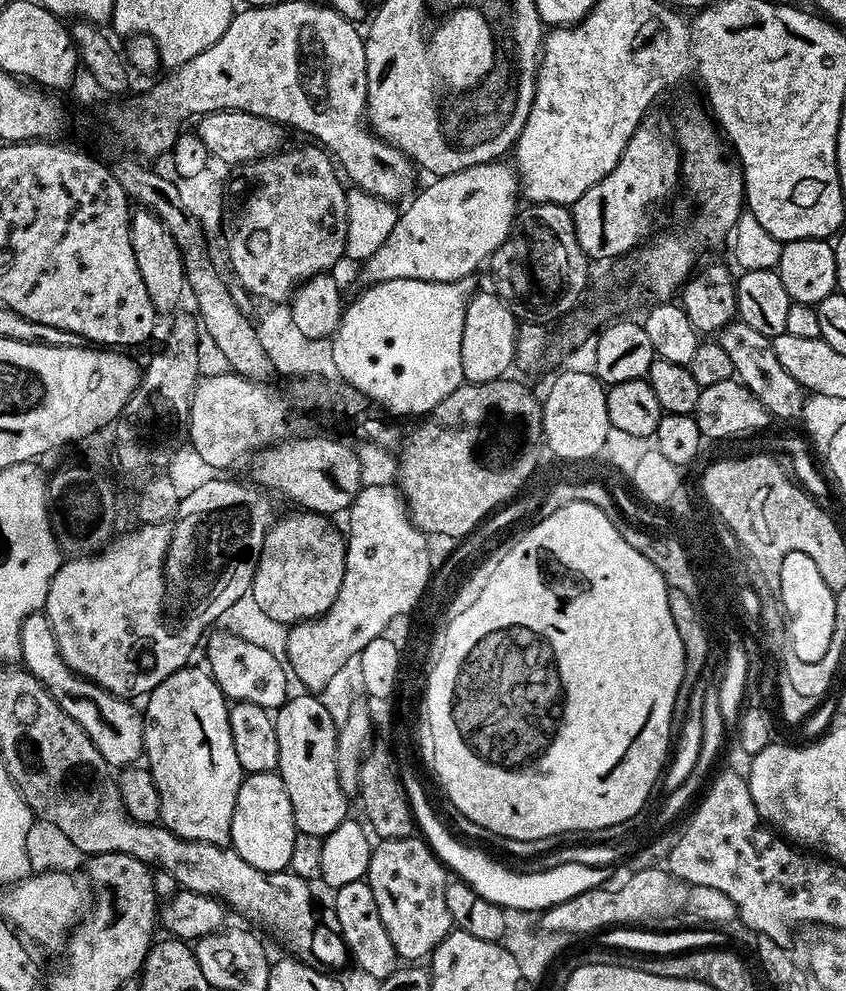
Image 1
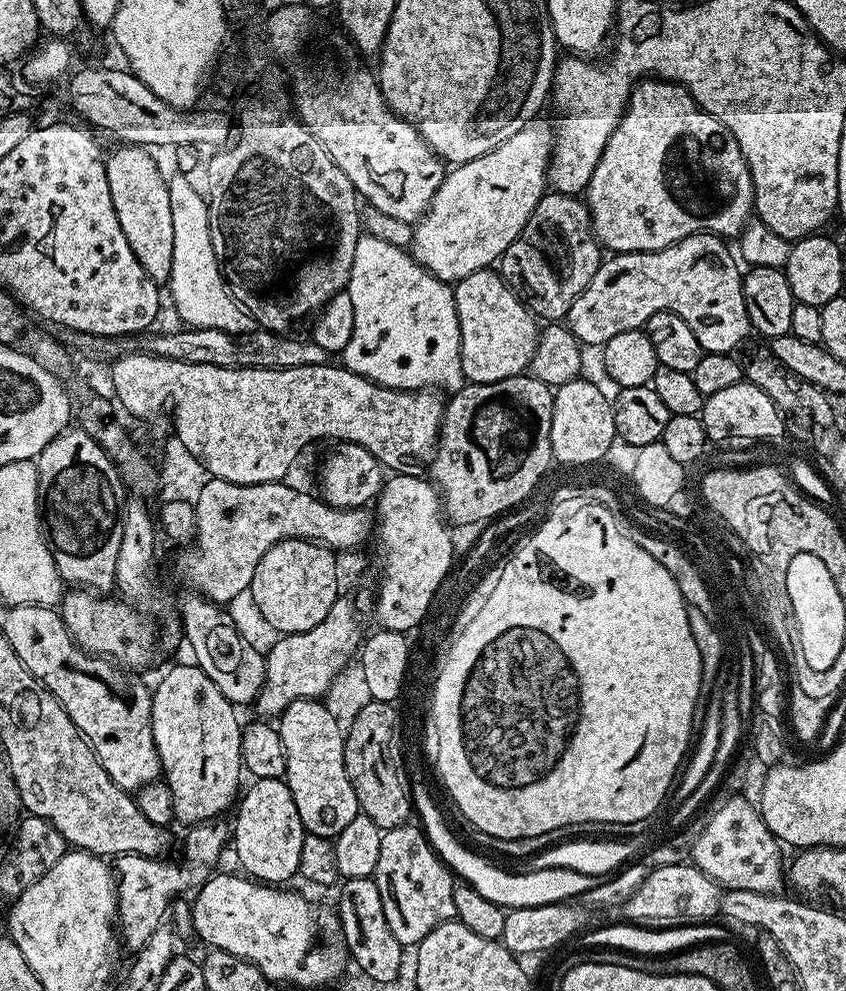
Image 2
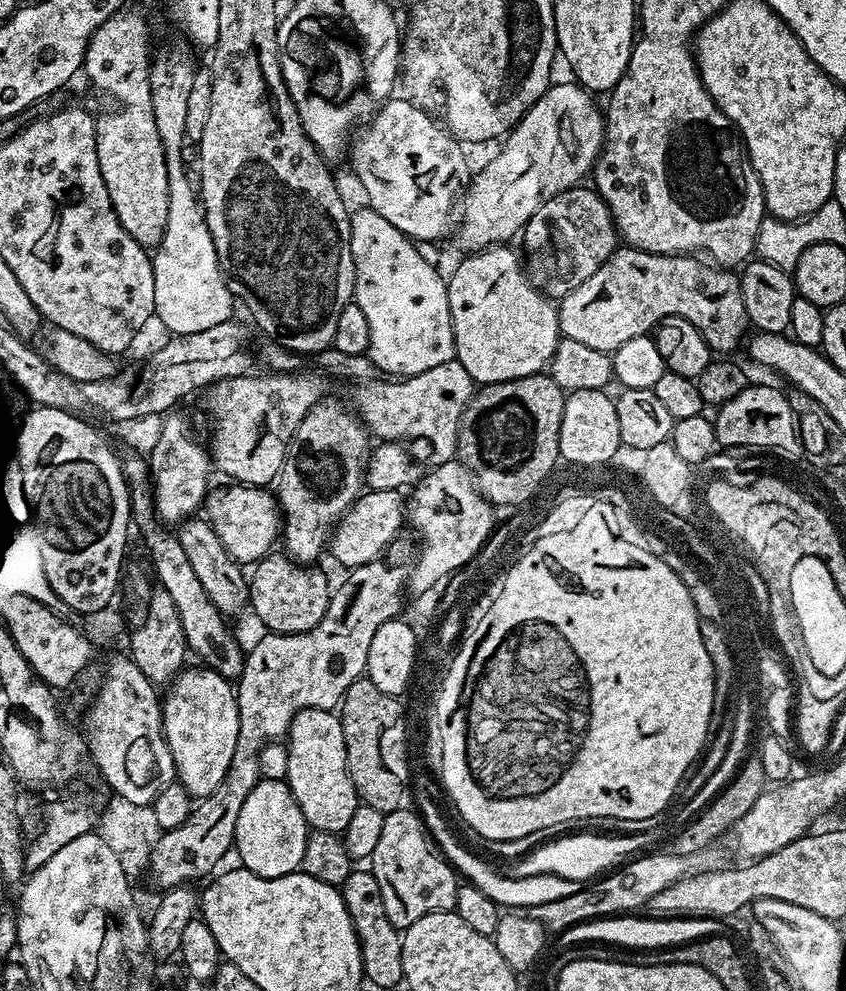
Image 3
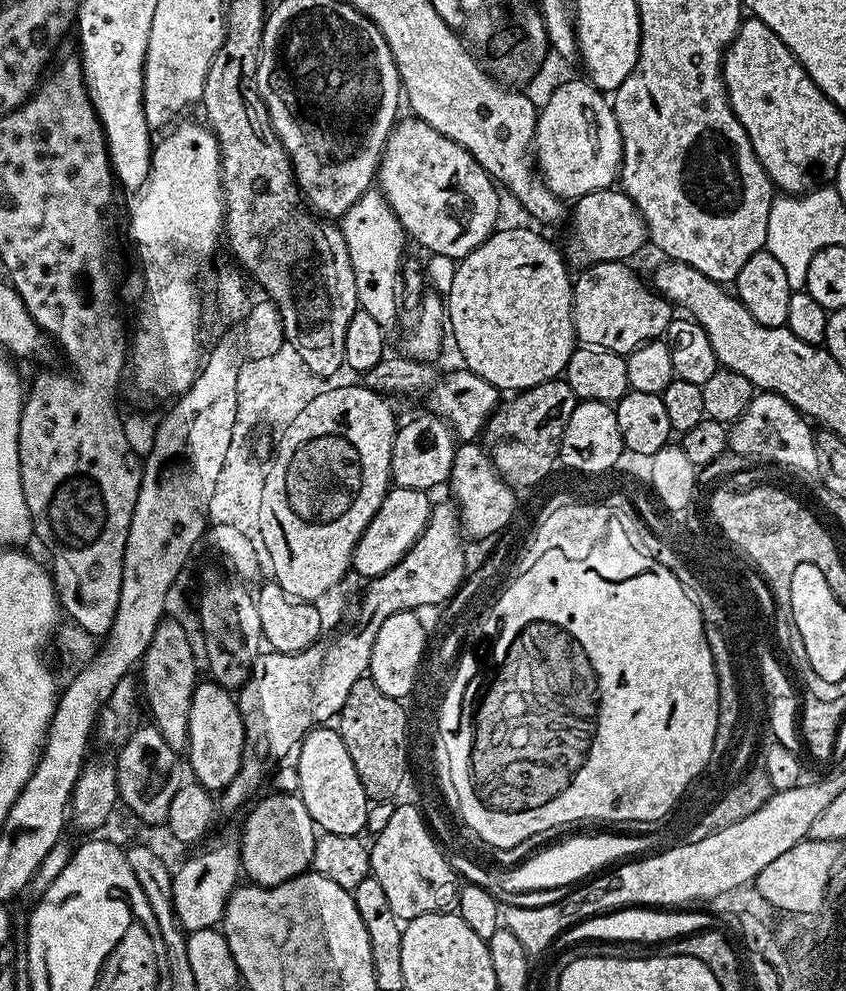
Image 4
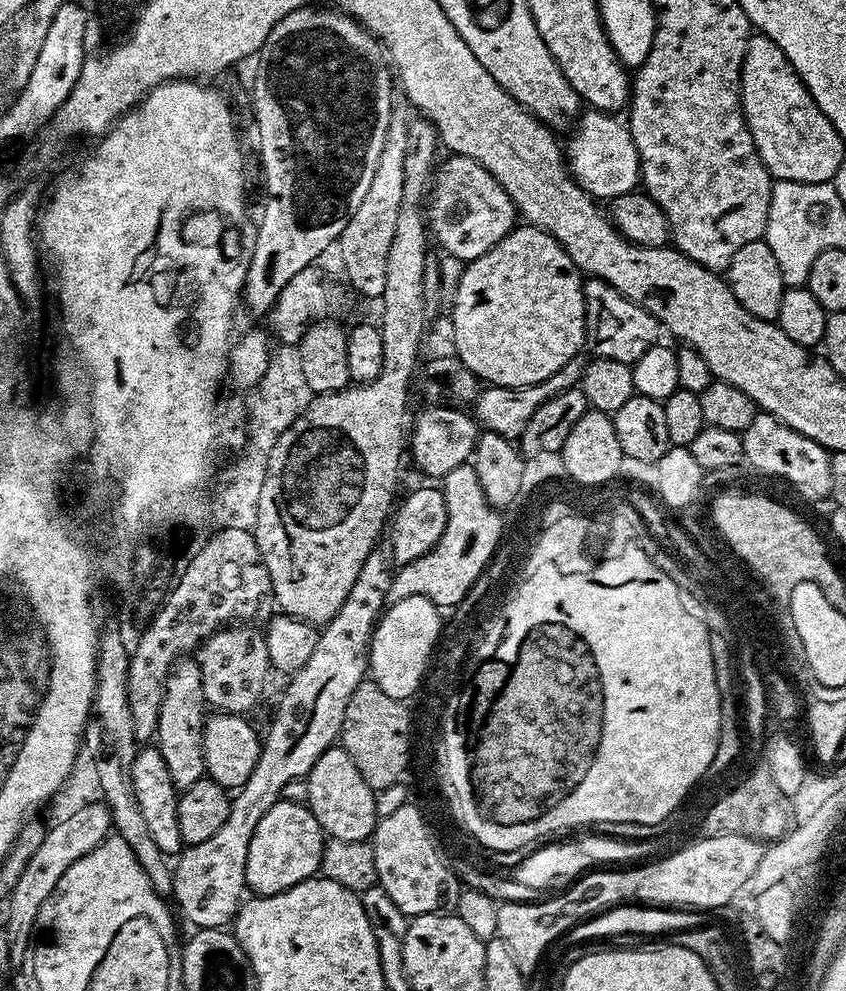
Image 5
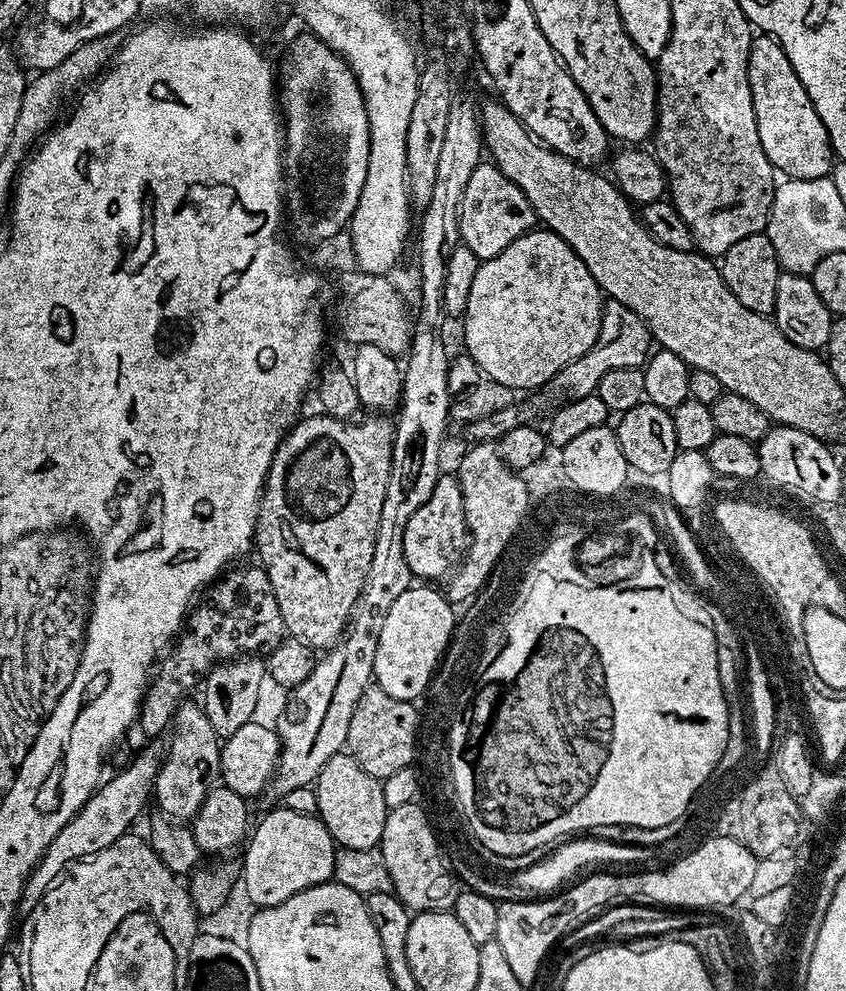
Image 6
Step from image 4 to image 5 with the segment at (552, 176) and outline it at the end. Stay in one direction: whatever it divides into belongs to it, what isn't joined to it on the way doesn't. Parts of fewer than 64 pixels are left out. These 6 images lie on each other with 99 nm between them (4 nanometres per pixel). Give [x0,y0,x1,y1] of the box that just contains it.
[566,111,641,202]

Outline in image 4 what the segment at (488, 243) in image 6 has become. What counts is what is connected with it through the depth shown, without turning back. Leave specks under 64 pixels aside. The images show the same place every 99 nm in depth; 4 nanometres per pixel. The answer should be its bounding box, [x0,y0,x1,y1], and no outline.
[378,120,501,262]

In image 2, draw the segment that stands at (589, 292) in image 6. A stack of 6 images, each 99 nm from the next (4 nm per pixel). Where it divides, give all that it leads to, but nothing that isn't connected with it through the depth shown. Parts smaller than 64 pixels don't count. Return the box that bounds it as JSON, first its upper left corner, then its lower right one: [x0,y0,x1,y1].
[454,268,540,384]

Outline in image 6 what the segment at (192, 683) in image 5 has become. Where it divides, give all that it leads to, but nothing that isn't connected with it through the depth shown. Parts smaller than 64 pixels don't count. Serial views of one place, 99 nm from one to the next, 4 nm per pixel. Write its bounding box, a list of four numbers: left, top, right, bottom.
[154,703,222,822]

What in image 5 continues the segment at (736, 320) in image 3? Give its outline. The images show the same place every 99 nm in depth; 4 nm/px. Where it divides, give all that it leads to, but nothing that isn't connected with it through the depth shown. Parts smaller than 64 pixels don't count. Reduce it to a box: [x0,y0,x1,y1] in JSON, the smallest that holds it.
[584,278,662,364]

